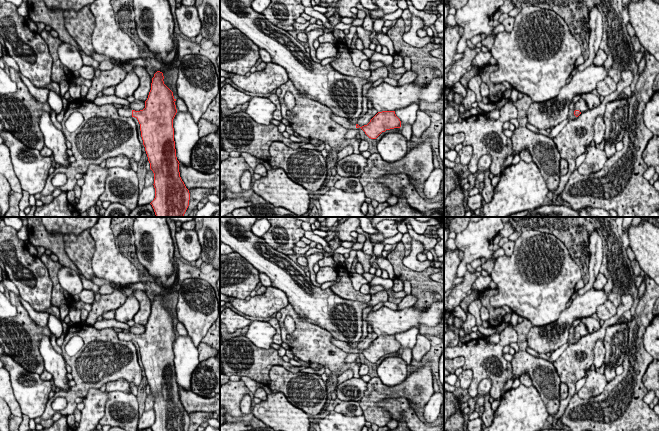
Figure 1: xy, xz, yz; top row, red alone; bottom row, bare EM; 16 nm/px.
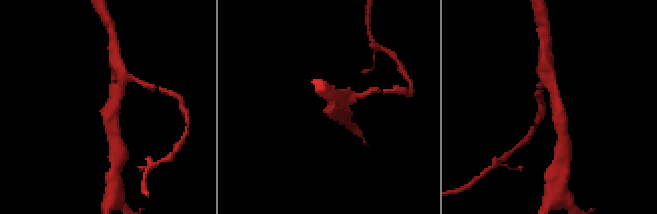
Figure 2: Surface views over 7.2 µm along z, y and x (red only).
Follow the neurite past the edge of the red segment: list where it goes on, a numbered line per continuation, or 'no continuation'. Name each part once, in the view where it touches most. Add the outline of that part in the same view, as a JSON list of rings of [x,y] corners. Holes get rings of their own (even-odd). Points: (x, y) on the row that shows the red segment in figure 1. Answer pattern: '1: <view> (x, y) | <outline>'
1: xy (126, 112) | [[[116,108],[120,116],[132,117],[132,110],[129,108]]]

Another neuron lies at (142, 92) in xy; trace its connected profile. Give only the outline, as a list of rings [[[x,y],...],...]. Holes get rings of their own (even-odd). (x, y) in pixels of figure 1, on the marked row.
[[[134,66],[132,70],[137,74],[140,80],[139,87],[134,92],[135,100],[145,102],[151,90],[152,79],[143,66]]]

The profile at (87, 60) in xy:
[[[78,45],[78,50],[79,50],[79,53],[81,54],[81,57],[83,60],[83,65],[94,67],[95,68],[94,78],[98,78],[101,73],[101,71],[99,69],[99,62],[96,61],[95,59],[93,59],[91,56],[86,55],[82,51],[82,49],[79,45]]]

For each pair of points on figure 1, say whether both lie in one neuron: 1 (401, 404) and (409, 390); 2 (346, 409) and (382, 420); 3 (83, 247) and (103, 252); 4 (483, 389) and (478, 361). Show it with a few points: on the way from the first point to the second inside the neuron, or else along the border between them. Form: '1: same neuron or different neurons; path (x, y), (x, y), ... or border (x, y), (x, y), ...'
1: different neurons; border (382, 399), (404, 397), (408, 401)
2: different neurons; border (358, 402), (363, 414)
3: different neurons; border (88, 230), (94, 241), (92, 271), (95, 274)
4: different neurons; border (489, 378), (484, 378), (479, 383), (477, 393)

